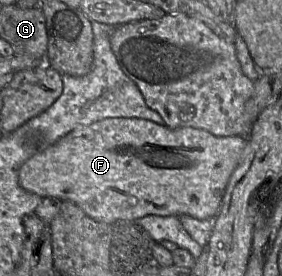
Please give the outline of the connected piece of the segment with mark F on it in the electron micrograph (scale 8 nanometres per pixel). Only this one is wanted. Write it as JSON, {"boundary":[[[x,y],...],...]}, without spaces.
{"boundary":[[[106,118],[88,126],[80,126],[74,129],[45,151],[26,160],[18,170],[18,180],[20,186],[28,192],[36,194],[41,198],[49,197],[59,201],[71,201],[90,218],[107,224],[112,224],[117,220],[136,221],[147,215],[177,217],[189,215],[198,220],[214,219],[219,212],[227,184],[240,162],[246,143],[247,138],[242,136],[220,137],[193,127],[167,128],[166,126],[139,118]]]}

